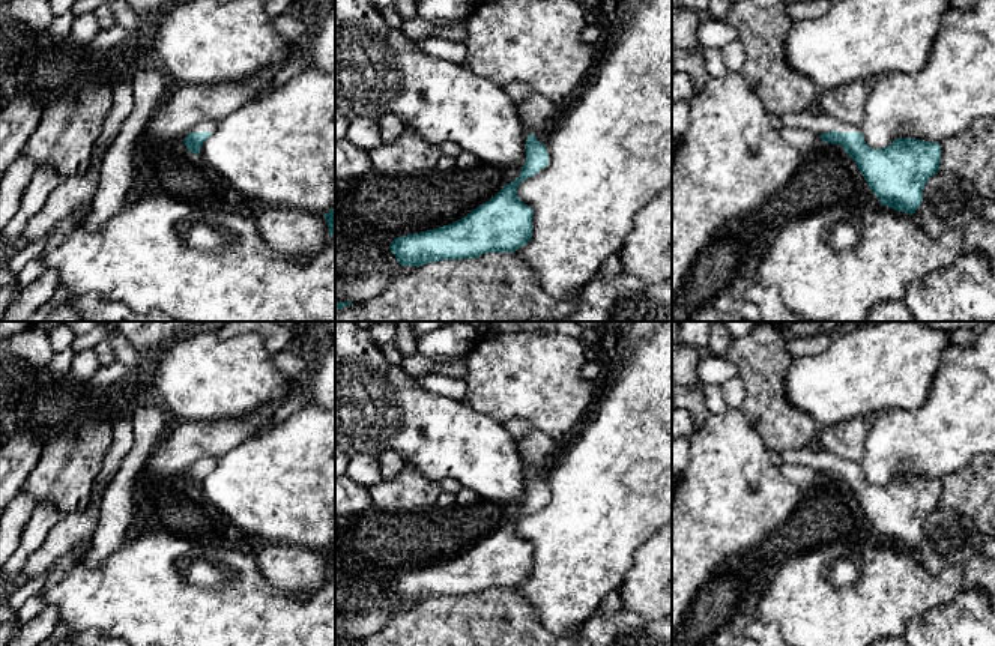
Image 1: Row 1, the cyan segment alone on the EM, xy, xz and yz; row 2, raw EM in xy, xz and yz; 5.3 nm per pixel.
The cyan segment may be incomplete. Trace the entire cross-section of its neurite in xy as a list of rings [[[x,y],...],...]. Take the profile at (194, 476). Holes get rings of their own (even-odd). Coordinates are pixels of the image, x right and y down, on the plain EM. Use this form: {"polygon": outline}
{"polygon": [[[200,458],[197,460],[188,473],[183,476],[186,485],[195,491],[200,490],[200,485],[203,479],[212,472],[215,467],[216,460],[215,458]]]}

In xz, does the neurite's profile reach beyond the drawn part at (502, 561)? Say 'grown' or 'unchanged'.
grown

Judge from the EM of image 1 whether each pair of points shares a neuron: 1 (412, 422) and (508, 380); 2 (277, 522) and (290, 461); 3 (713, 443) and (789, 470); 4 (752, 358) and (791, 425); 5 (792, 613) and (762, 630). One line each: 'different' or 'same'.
1: different
2: same
3: different
4: same
5: different

